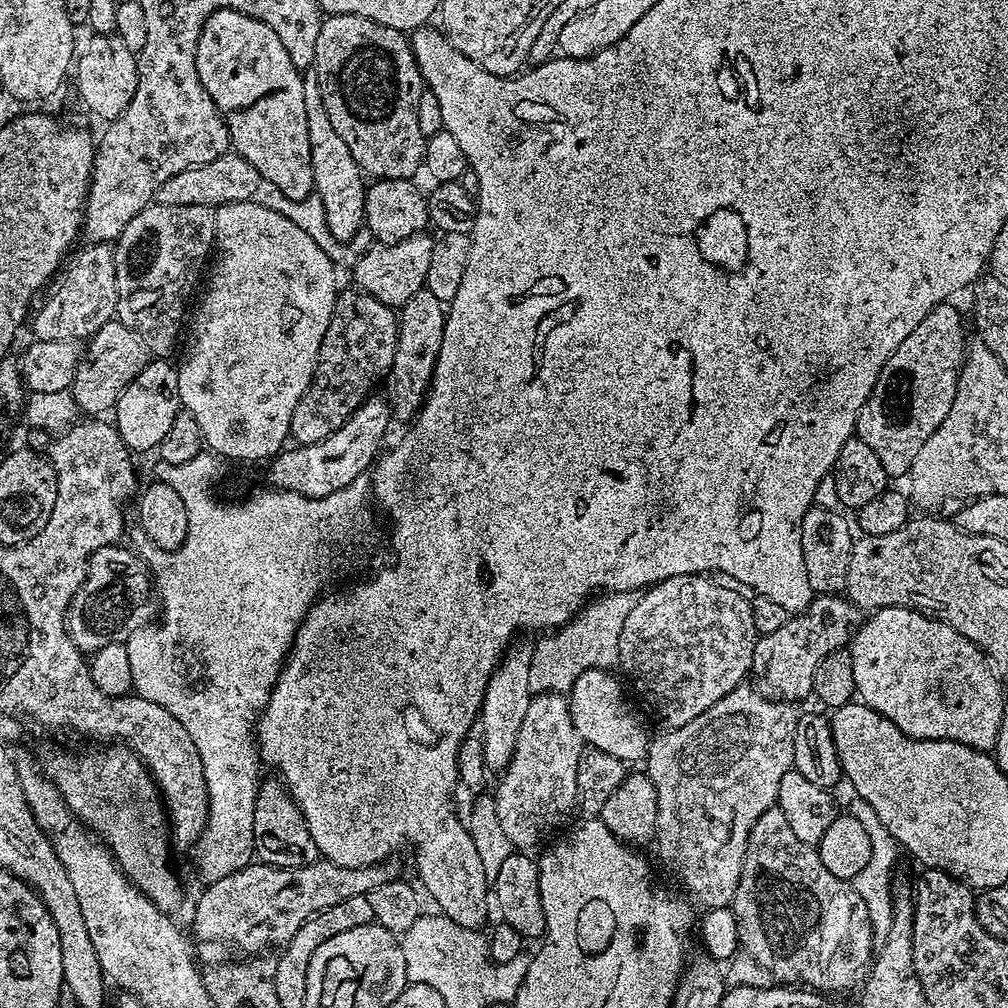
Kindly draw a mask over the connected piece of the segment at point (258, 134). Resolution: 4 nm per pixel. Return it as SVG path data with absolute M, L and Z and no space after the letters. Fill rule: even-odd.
M219 8L218 11L212 12L206 18L206 22L200 31L198 38L198 50L196 51L196 65L198 66L198 78L202 78L202 86L206 86L206 94L216 104L221 116L224 118L224 124L228 128L228 139L231 147L237 156L242 156L250 161L260 171L263 179L274 182L278 190L291 200L303 202L308 196L313 195L314 185L312 182L312 163L310 162L310 130L306 126L306 94L304 93L304 77L301 69L294 66L294 62L288 53L288 47L278 38L278 34L264 20L257 16L250 16L247 12L240 12L237 8Z

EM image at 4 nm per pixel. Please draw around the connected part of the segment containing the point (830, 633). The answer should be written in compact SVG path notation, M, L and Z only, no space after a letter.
M820 594L813 599L803 614L789 618L786 626L782 630L776 630L774 634L760 636L756 641L754 650L753 665L757 669L764 671L764 676L768 679L768 684L773 688L775 695L784 702L797 702L804 695L812 692L812 683L816 677L816 671L822 666L824 659L831 652L843 649L854 636L854 625L858 609L855 604L849 602L840 594Z

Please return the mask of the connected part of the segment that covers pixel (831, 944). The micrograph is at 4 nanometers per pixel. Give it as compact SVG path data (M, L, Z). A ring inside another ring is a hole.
M777 806L766 810L756 820L752 833L748 836L748 855L744 864L744 870L740 873L735 884L736 893L732 896L730 911L736 917L739 943L742 945L743 951L756 956L758 962L762 962L764 966L769 968L776 975L777 981L781 985L807 986L809 989L819 990L824 994L832 994L828 992L840 992L843 988L850 987L859 978L860 971L863 968L865 971L871 965L874 959L874 947L872 948L874 933L872 931L872 923L868 917L868 911L866 910L866 902L860 898L858 893L856 893L855 887L849 881L842 878L834 878L834 874L830 874L830 870L826 870L826 866L822 866L822 858L819 851L813 845L802 842L802 838L798 838L798 834L794 834L790 830L790 822L786 822L786 814L782 814L780 807Z

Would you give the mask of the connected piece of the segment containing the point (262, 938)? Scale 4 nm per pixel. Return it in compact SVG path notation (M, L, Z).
M321 858L296 868L279 867L271 862L253 862L221 880L213 880L196 904L196 932L204 940L229 936L244 952L256 952L267 944L285 946L301 926L346 898L369 895L378 886L397 879L400 868L393 862L370 867L342 867Z

